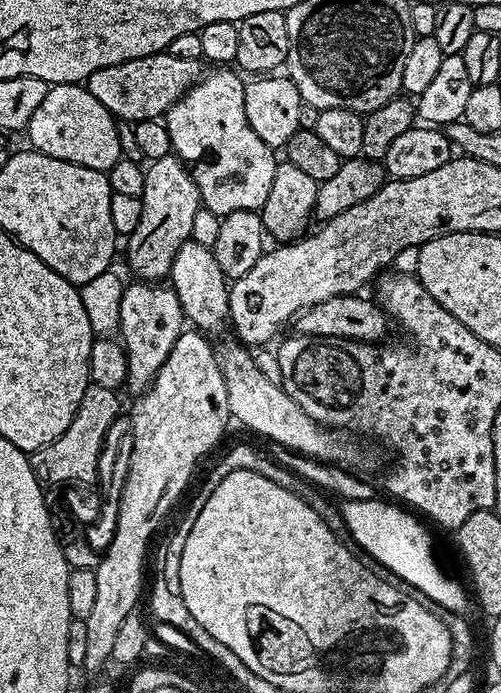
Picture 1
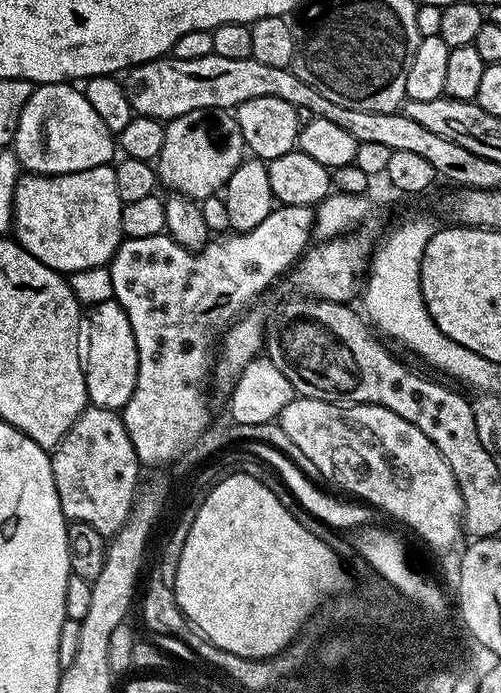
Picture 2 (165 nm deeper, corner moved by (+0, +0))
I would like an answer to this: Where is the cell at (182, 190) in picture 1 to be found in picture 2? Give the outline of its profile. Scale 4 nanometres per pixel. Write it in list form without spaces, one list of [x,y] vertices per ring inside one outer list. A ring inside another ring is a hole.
[[[203,108],[190,110],[190,114],[182,114],[178,118],[164,124],[164,141],[160,155],[154,161],[156,174],[161,185],[169,189],[169,193],[186,196],[197,202],[208,196],[217,195],[223,189],[225,182],[234,174],[234,170],[246,159],[246,149],[242,130],[238,126],[235,115],[226,108]]]

